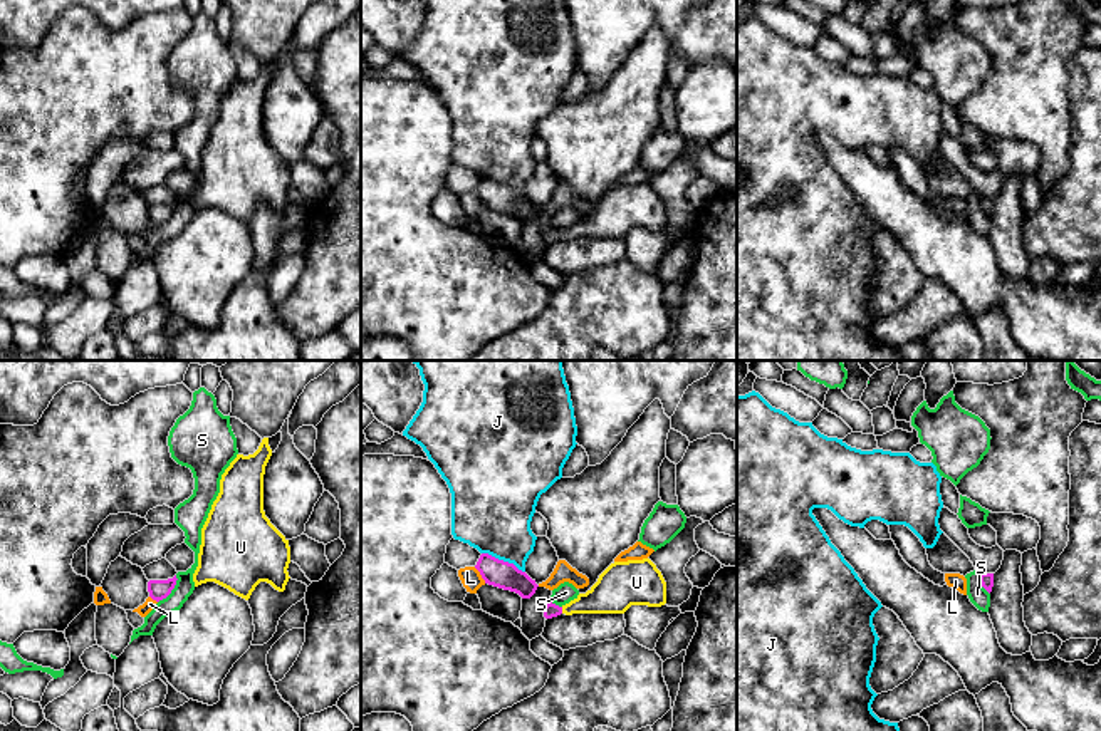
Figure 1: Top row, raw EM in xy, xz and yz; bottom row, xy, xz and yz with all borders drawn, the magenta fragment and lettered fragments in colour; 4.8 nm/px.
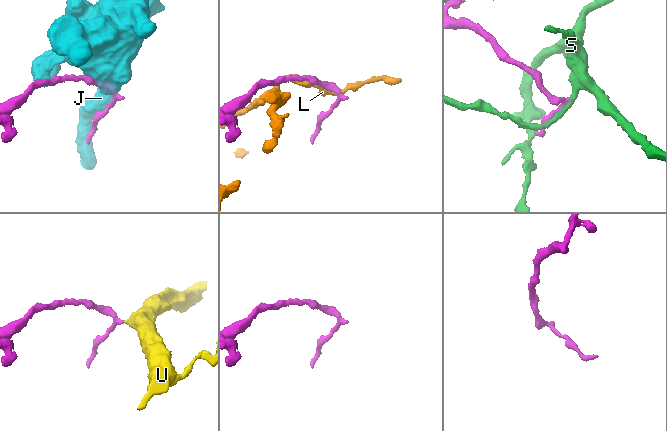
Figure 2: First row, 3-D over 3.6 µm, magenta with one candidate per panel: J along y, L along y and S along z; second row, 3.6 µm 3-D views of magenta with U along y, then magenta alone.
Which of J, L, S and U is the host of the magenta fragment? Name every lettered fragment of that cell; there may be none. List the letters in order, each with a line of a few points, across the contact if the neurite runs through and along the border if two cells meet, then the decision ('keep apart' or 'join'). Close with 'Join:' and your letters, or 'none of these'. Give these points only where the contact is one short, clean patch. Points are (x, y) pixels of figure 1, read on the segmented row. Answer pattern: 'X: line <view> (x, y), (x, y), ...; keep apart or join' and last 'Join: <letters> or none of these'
J: keep apart
L: keep apart
S: keep apart
U: line xz (551, 609), (561, 611), (610, 594); join
Join: U

